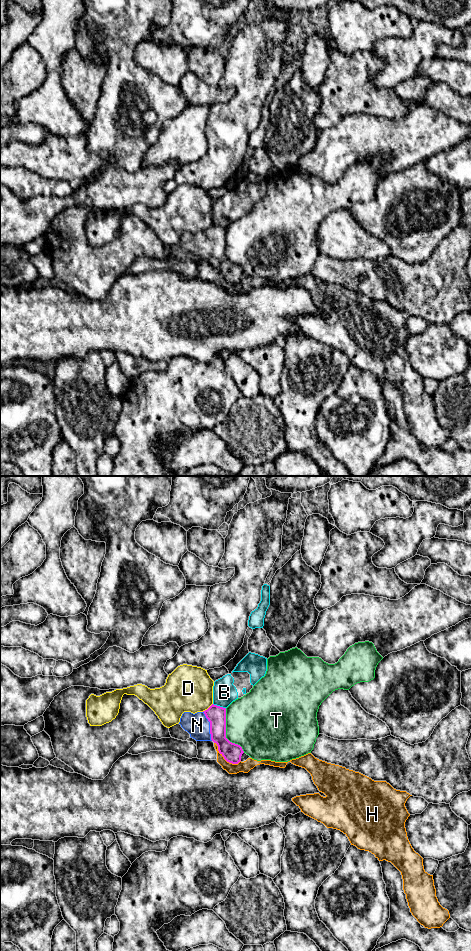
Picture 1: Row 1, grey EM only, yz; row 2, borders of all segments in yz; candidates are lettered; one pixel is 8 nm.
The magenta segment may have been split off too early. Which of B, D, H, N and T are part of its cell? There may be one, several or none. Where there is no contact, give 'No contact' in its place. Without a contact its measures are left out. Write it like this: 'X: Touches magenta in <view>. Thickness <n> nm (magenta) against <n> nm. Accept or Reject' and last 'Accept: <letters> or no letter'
B: Touches magenta in yz. Thickness 160 nm (magenta) against 190 nm. Reject
D: Touches magenta in yz. Thickness 160 nm (magenta) against 380 nm. Reject
H: Touches magenta in yz. Thickness 150 nm (magenta) against 90 nm. Reject
N: Touches magenta in yz. Thickness 160 nm (magenta) against 190 nm. Accept
T: Touches magenta in yz. Thickness 160 nm (magenta) against 440 nm. Reject
Accept: N

